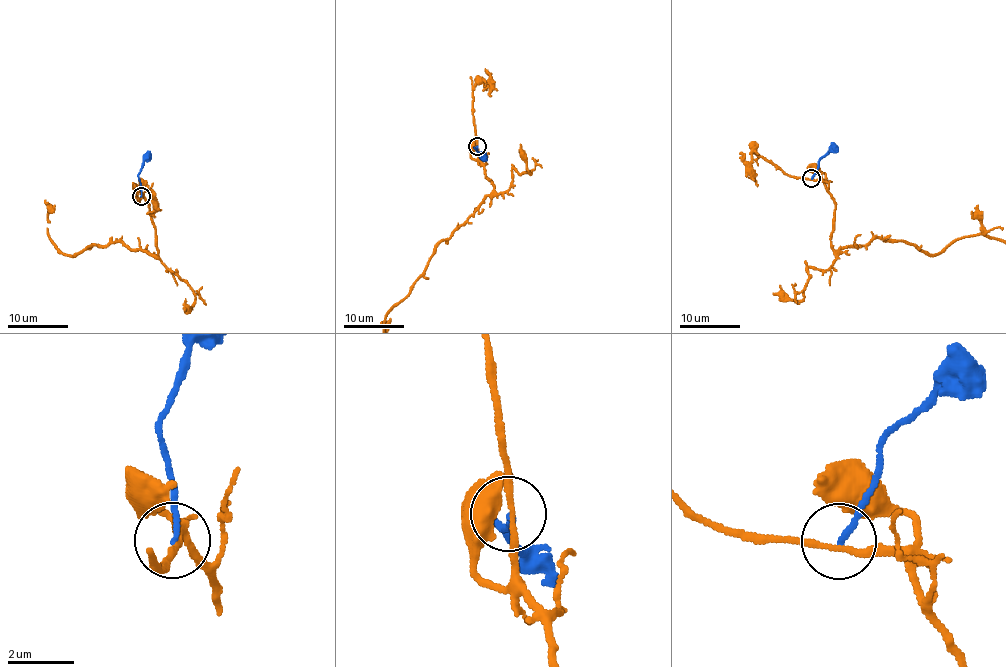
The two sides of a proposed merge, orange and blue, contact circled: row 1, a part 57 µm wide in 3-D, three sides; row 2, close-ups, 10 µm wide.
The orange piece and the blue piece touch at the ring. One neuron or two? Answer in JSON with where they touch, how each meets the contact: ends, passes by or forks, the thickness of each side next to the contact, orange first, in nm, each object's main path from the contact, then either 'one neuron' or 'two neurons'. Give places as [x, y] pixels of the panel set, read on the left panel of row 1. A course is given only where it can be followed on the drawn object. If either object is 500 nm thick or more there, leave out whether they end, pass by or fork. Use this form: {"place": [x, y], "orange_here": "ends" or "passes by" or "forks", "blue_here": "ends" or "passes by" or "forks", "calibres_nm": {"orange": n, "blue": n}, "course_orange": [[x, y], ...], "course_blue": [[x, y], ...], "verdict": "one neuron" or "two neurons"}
{"place": [141, 196], "orange_here": "passes by", "blue_here": "ends", "calibres_nm": {"orange": 170, "blue": 160}, "course_blue": [[140, 196], [139, 173], [149, 151]], "verdict": "two neurons"}

